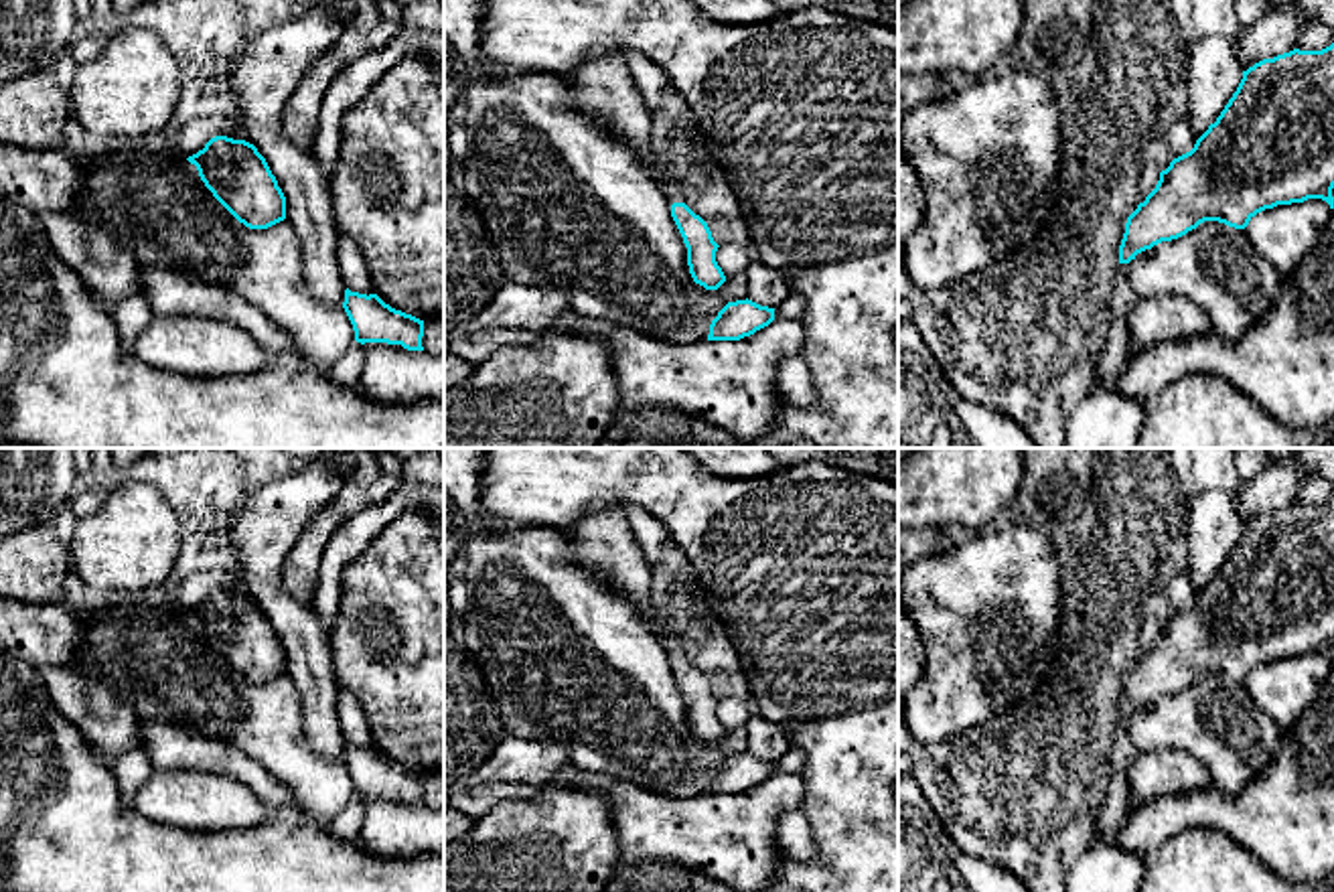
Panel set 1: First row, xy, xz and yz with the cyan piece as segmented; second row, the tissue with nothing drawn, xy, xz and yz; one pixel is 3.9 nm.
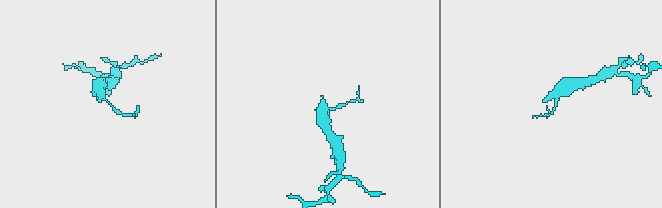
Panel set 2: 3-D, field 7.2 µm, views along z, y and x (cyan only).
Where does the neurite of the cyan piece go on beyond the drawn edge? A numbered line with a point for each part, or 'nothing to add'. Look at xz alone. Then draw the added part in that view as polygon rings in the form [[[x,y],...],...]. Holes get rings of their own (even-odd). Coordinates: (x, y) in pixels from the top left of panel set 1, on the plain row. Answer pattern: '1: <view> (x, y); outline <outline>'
1: xz (603, 542); outline [[[616,505],[566,527],[578,564],[620,592],[657,635],[669,659],[683,657],[677,641],[661,626],[651,606],[651,576],[624,507]]]

